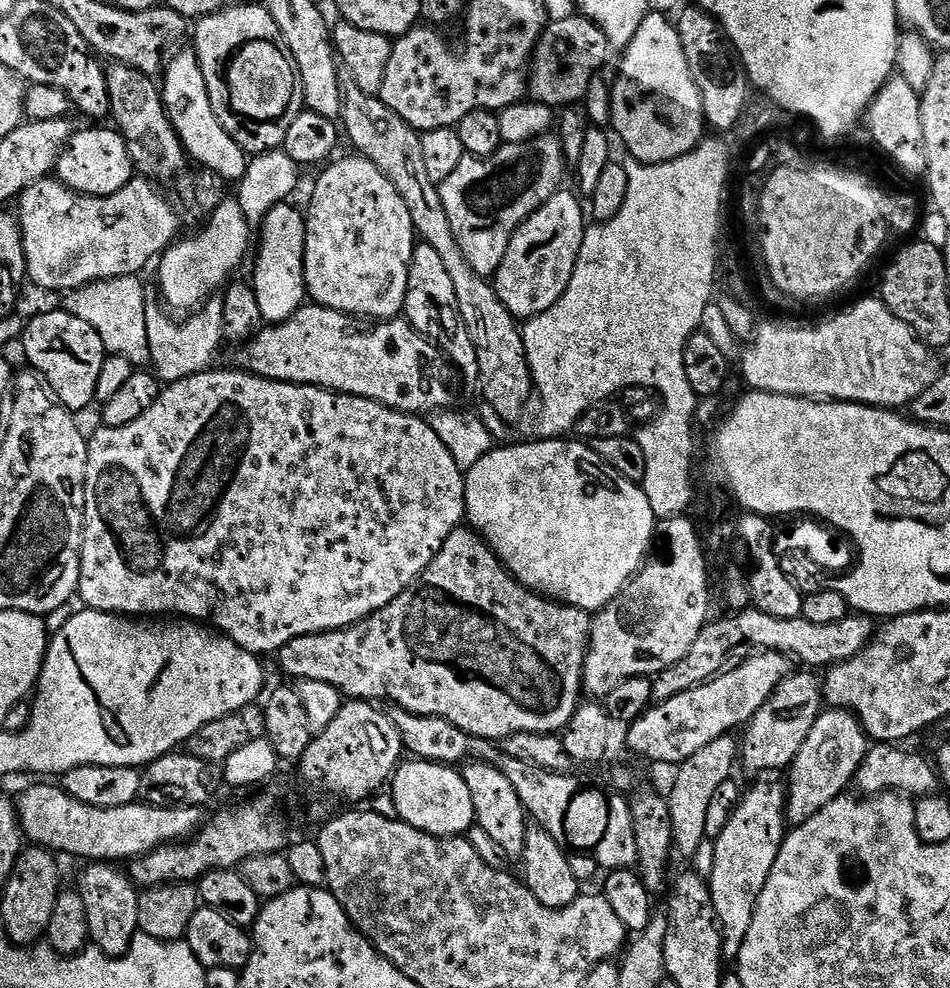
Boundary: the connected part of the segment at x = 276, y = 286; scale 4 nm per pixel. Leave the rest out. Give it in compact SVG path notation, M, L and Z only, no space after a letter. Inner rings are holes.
M291 203L278 204L272 209L258 228L260 233L260 249L256 252L256 280L254 287L258 306L262 310L262 318L268 324L281 324L295 314L306 303L306 289L304 286L304 221L305 217L296 208L291 208Z

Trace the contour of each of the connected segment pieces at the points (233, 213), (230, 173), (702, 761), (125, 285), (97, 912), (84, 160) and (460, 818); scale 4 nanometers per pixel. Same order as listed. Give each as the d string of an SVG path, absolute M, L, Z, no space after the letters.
M236 202L217 204L211 216L212 221L197 236L173 243L159 257L160 292L164 295L163 303L169 309L177 308L183 314L199 309L213 293L229 283L228 275L243 262L248 252L250 227Z
M188 50L177 51L176 55L168 61L162 73L162 95L164 98L164 108L168 112L168 117L172 123L172 129L181 134L187 132L208 132L204 136L204 140L196 140L190 144L190 156L193 161L196 160L204 168L209 168L221 181L232 180L239 182L243 175L246 174L249 164L249 153L242 150L242 146L238 146L238 142L234 142L234 138L230 138L230 134L226 134L226 130L222 126L222 122L218 122L218 118L214 114L214 106L210 106L210 94L206 94L206 78L202 78L202 70L198 66L198 58L195 51Z
M729 734L722 738L714 738L698 754L686 758L684 763L675 769L676 777L672 780L672 789L666 792L670 822L672 823L672 847L677 857L692 858L699 844L706 839L706 813L714 798L714 790L722 786L722 782L733 779L732 767L738 764L738 740Z
M139 275L116 276L114 279L100 280L78 288L64 297L63 311L82 318L97 330L107 355L126 357L136 368L151 365L150 345L147 337L146 299Z
M92 862L88 869L80 876L78 891L82 902L86 902L86 926L88 927L88 939L98 950L102 950L107 956L113 958L125 956L130 950L132 939L140 932L138 922L138 902L140 892L137 885L132 883L131 877L124 871L119 872L119 867L108 862Z
M88 126L85 132L77 131L70 143L56 159L55 175L67 188L73 188L87 196L109 196L133 179L132 159L126 150L126 142L115 127Z
M408 758L392 773L391 788L395 815L426 834L463 837L476 824L474 798L470 798L463 775L455 767Z

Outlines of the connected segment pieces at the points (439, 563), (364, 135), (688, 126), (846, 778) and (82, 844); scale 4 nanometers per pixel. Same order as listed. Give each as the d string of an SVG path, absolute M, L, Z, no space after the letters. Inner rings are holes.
M461 526L455 528L442 542L442 550L426 566L426 570L411 584L394 602L390 602L382 610L378 610L372 616L359 620L357 624L351 624L349 628L339 628L333 632L319 632L302 638L294 638L294 642L286 642L278 653L280 668L288 676L293 676L293 681L309 680L310 682L326 682L326 686L334 686L345 697L354 700L366 700L369 702L381 702L389 696L391 702L397 708L404 708L414 715L433 716L445 719L466 735L479 740L499 742L505 740L510 734L553 734L563 733L564 728L570 722L570 718L576 713L576 708L582 703L582 683L584 680L584 655L588 648L589 634L592 632L593 617L580 608L571 608L568 604L562 604L555 600L549 600L531 592L513 578L508 569L500 563L495 552L484 543L483 539L471 527Z
M345 75L342 87L344 101L339 123L343 135L356 147L353 149L371 164L378 166L390 186L398 190L402 202L406 202L406 210L410 210L410 222L417 237L423 243L434 246L435 252L442 257L442 266L450 270L454 294L458 294L458 310L466 322L466 330L478 354L478 387L484 391L483 403L493 408L505 422L522 419L528 408L528 399L534 396L523 331L518 327L516 317L510 314L510 310L506 310L506 306L502 306L502 298L498 298L495 287L475 272L470 262L466 262L466 256L462 254L462 248L450 230L450 218L446 218L446 206L442 206L439 187L430 182L428 177L422 155L421 133L398 118L398 114L383 104L379 96L358 90L358 82L354 82L354 78Z
M649 11L648 17L638 26L638 34L634 34L634 42L619 57L620 60L620 81L612 84L612 122L611 127L616 128L620 140L625 144L627 155L632 156L642 164L665 164L667 160L676 160L688 152L692 152L699 146L701 140L706 136L706 125L704 122L704 111L702 110L702 94L690 74L690 66L686 62L686 50L682 50L682 38L678 34L676 24L673 23L665 13Z
M824 710L814 722L814 730L802 742L802 750L794 758L791 768L787 769L786 799L784 814L787 823L799 826L810 822L822 806L830 806L834 798L845 795L856 779L856 771L864 763L870 741L864 735L864 727L850 712L843 710Z
M36 782L32 792L24 792L18 799L18 819L25 837L35 847L65 852L68 856L92 856L88 858L103 858L108 862L127 861L129 858L139 858L154 848L169 842L180 842L187 839L202 824L200 808L154 808L147 802L129 804L127 808L88 808L86 802L72 800L63 787L52 782Z

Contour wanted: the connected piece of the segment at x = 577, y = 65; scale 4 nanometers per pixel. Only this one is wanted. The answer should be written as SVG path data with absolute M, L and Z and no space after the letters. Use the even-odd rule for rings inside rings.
M579 14L549 23L544 29L528 70L526 92L535 103L546 104L553 110L576 106L583 101L590 82L610 57L606 34L594 22Z

